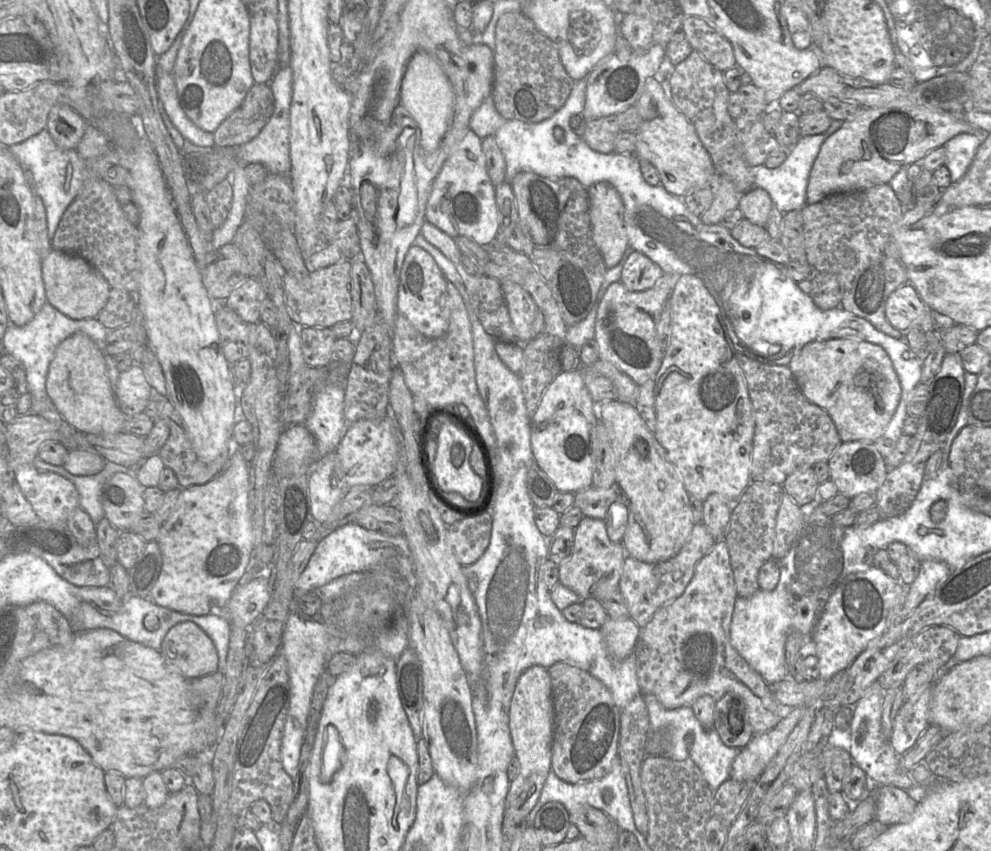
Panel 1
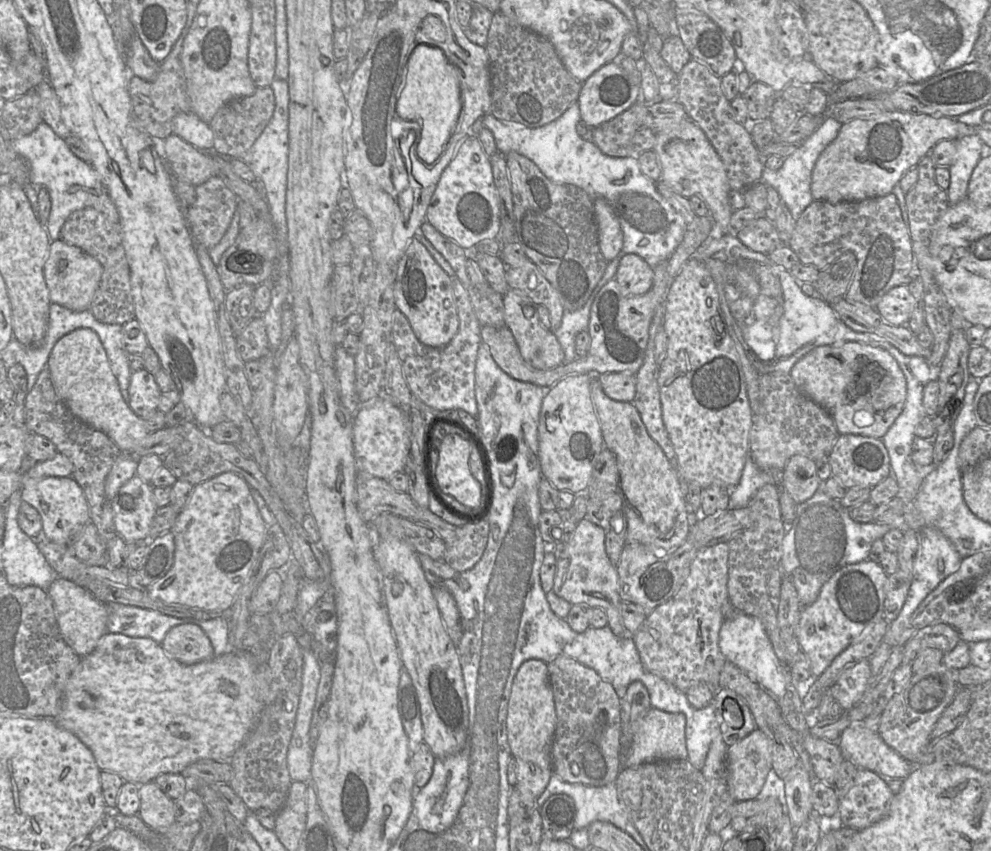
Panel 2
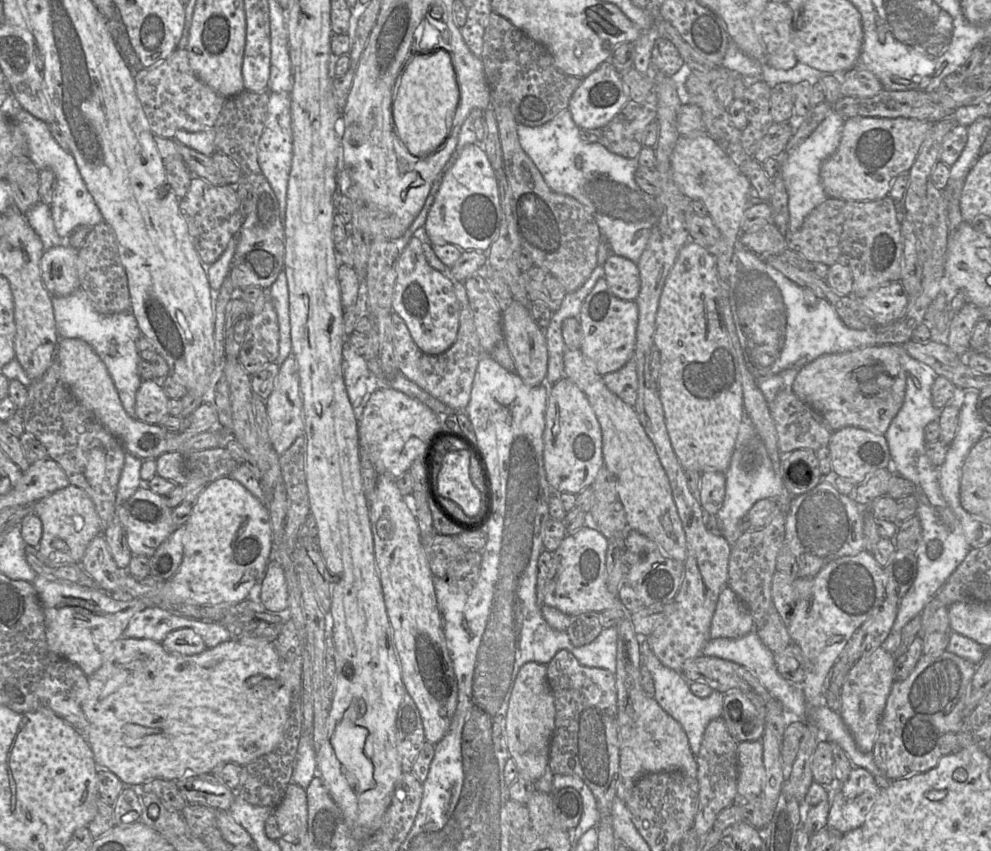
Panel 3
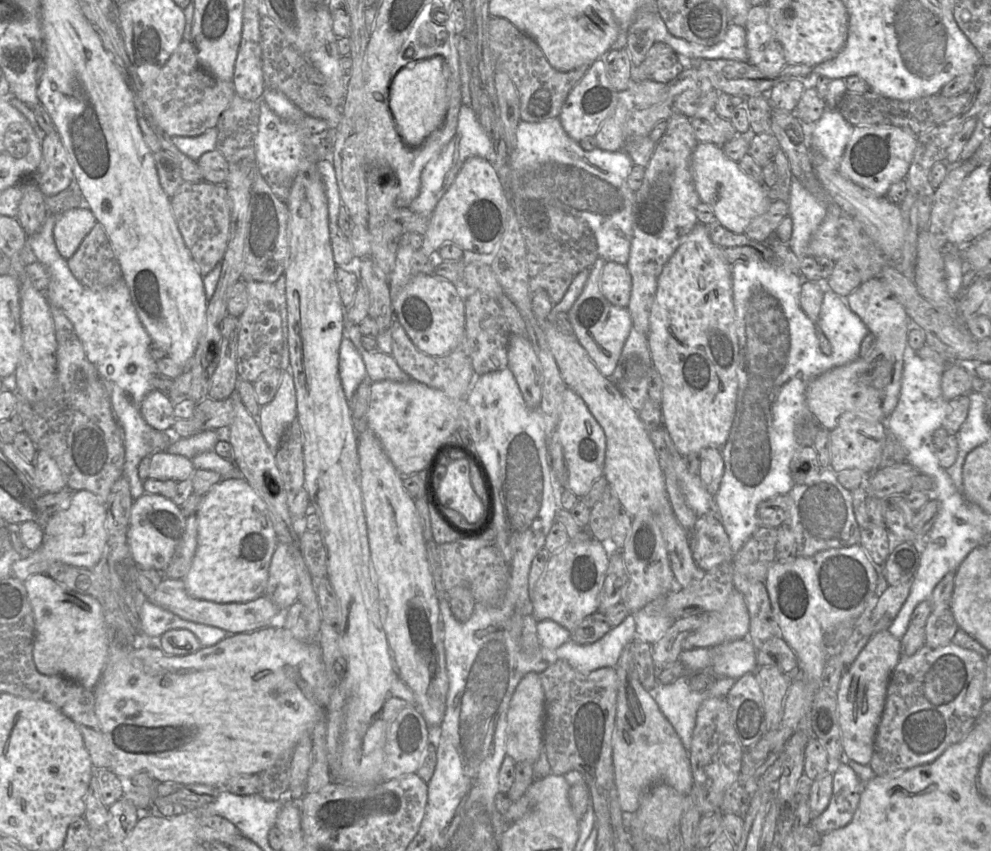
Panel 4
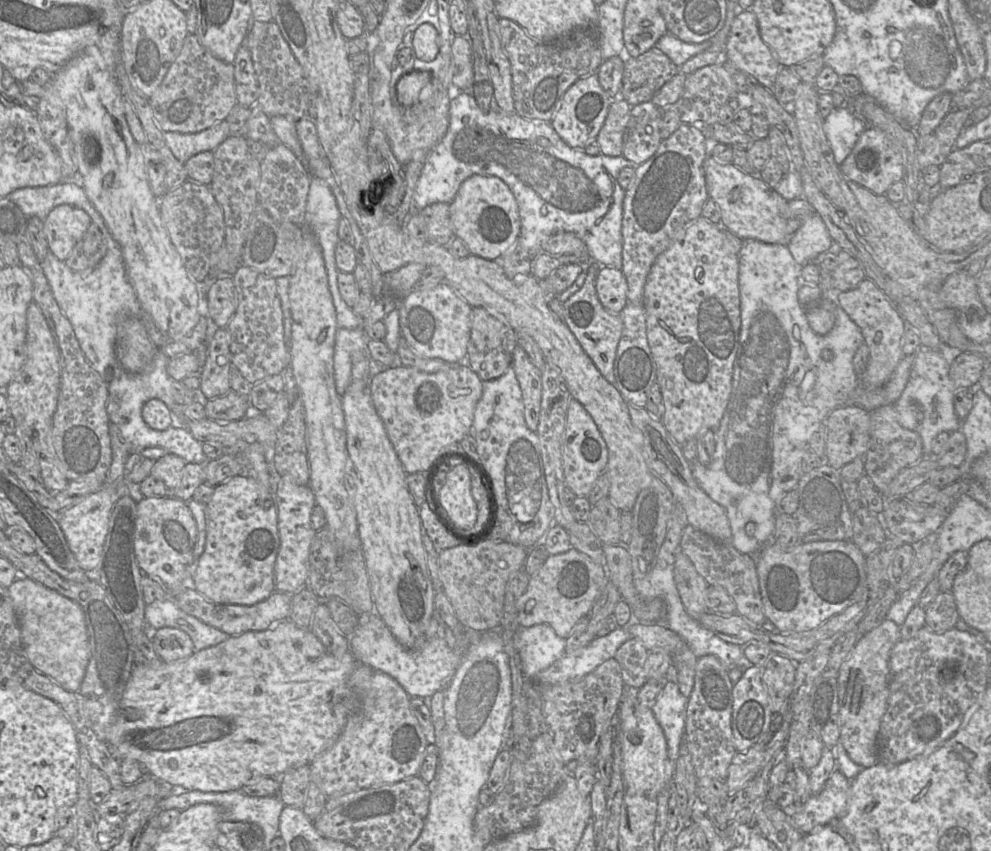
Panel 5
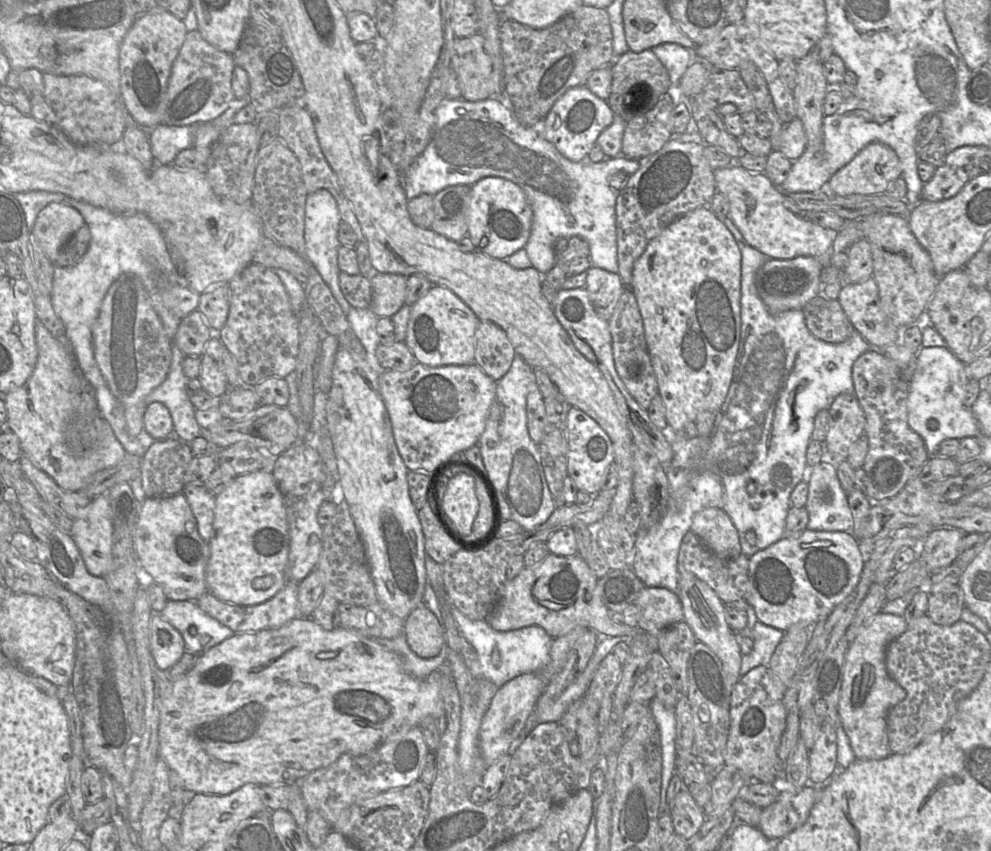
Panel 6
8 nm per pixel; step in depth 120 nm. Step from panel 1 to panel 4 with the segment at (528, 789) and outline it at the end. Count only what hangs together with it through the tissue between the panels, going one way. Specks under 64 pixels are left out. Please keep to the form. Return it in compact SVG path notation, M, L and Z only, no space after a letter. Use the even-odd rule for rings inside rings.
M527 673L517 685L507 712L506 753L515 762L534 764L543 749L545 694L538 673Z

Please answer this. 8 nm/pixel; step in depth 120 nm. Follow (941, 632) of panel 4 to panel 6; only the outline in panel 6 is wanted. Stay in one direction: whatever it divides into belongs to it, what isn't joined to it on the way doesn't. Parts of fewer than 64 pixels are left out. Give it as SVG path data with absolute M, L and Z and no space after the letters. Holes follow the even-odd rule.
M958 584L929 592L926 614L938 625L949 626L960 620L965 607L964 594Z

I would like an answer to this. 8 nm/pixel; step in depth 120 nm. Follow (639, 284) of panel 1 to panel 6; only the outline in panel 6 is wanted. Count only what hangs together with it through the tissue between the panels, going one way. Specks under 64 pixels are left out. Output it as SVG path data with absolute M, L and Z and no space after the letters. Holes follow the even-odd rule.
M590 266L585 288L590 302L599 317L608 321L623 292L624 285L618 273Z

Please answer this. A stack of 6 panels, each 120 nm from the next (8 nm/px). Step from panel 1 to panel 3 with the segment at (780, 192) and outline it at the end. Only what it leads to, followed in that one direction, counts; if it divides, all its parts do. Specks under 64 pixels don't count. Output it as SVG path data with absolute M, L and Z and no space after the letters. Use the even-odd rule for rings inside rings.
M832 110L799 147L781 159L779 174L784 180L789 198L789 233L799 230L805 217L828 198L822 186L820 169L822 163L837 150L844 123L845 120Z

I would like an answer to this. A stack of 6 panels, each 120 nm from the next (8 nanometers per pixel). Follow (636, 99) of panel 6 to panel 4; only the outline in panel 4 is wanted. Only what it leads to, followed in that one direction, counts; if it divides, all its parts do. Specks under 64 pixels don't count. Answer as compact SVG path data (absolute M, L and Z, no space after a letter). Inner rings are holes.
M655 42L643 62L638 66L632 65L630 78L634 82L650 80L667 84L683 69L681 57L671 46L663 42Z

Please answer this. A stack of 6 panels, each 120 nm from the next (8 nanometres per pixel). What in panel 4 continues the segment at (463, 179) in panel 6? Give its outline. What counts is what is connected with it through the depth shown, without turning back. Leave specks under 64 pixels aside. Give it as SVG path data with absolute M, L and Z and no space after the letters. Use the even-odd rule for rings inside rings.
M462 104L454 136L443 150L430 160L423 169L419 194L407 208L417 214L430 216L441 197L453 183L463 163L470 157L480 157L492 164L493 144L490 136L481 128L471 107ZM558 118L543 122L518 123L515 146L508 154L509 182L507 194L514 207L514 195L525 194L540 200L584 221L593 232L599 258L606 262L626 265L633 236L634 192L627 185L633 163L625 151L607 152L595 148L585 151L579 142L571 139Z

